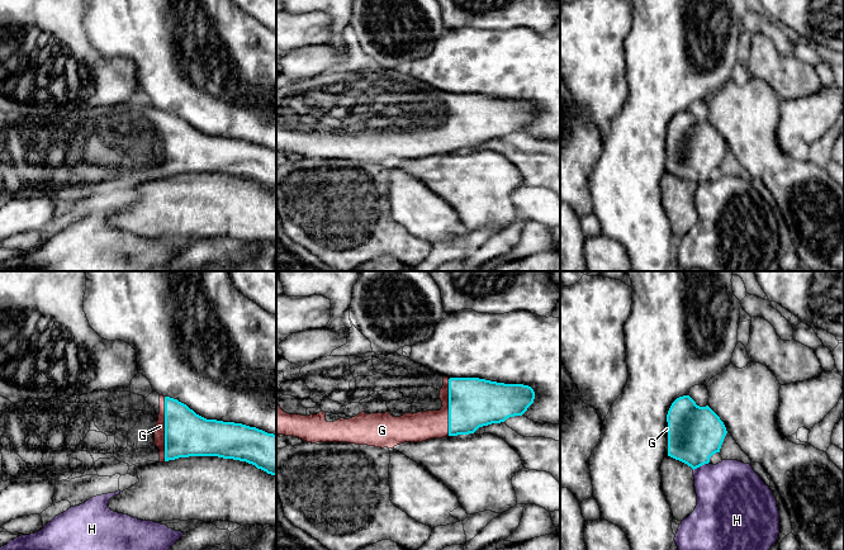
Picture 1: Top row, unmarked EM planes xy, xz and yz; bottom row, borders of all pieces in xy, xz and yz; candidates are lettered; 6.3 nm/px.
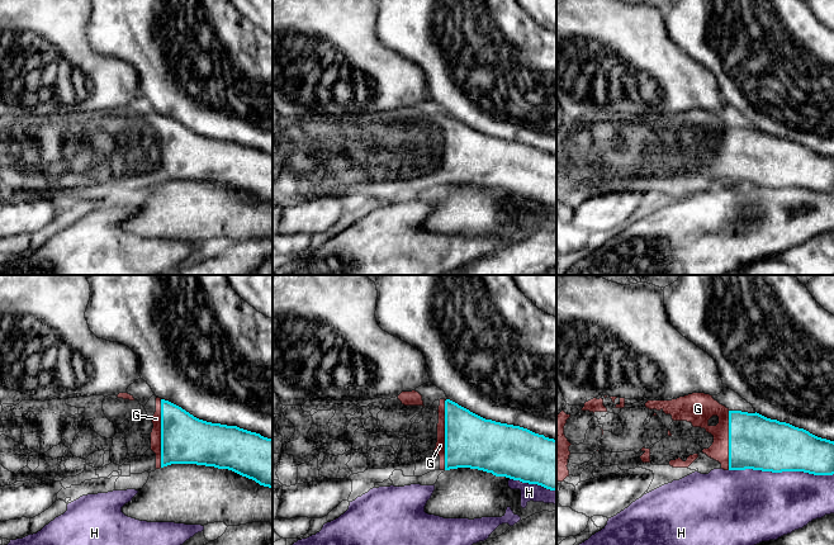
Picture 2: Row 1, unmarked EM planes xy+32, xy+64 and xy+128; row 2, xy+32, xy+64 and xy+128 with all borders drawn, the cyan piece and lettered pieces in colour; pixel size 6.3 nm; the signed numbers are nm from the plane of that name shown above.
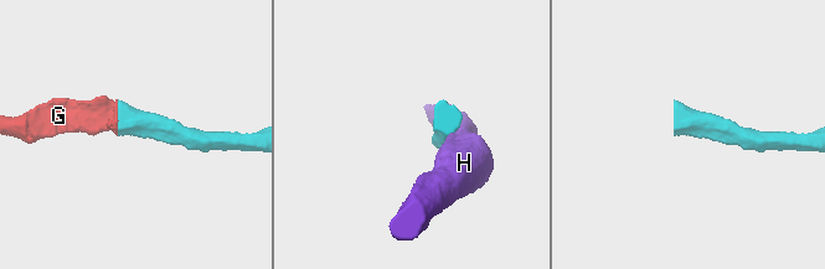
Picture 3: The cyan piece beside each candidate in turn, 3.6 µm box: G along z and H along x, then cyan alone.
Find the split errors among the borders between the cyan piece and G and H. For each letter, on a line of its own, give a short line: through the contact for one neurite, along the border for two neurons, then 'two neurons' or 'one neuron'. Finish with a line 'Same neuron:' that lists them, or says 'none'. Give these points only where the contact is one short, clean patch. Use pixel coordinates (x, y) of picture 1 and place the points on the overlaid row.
G: one neuron
H: two neurons
Same neuron: G

